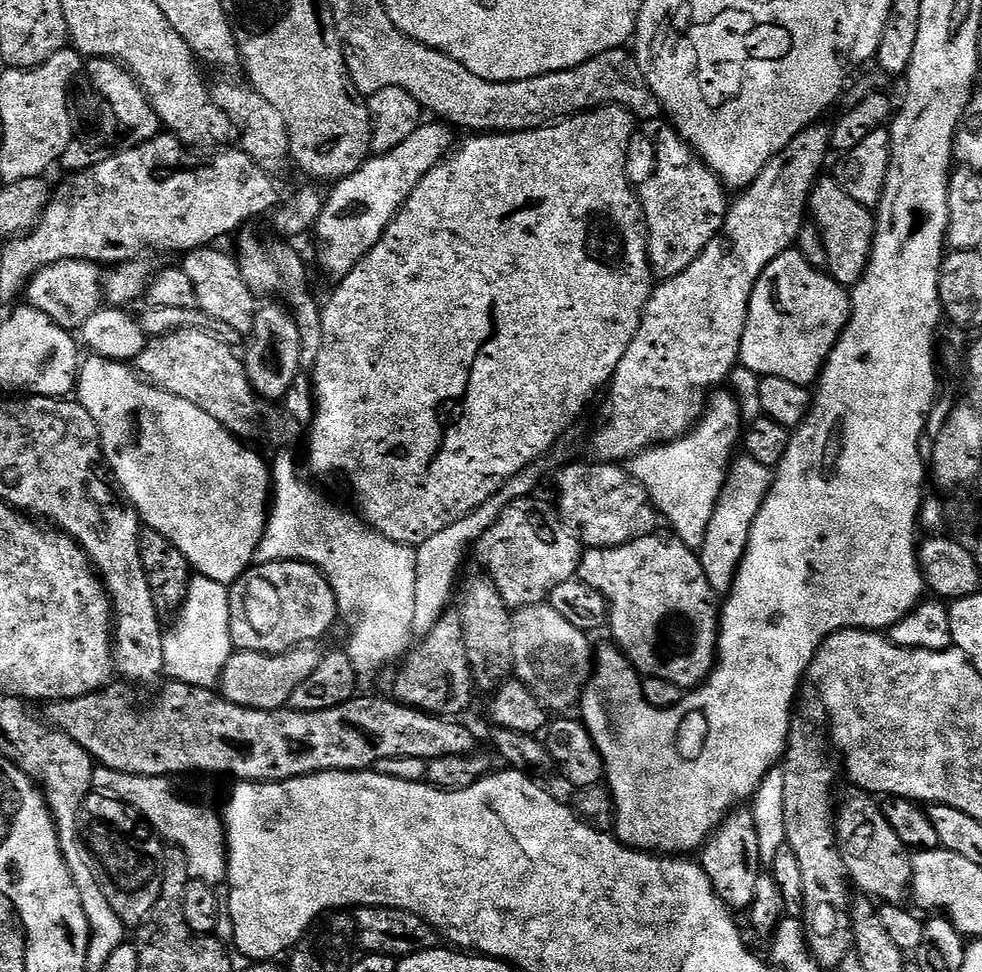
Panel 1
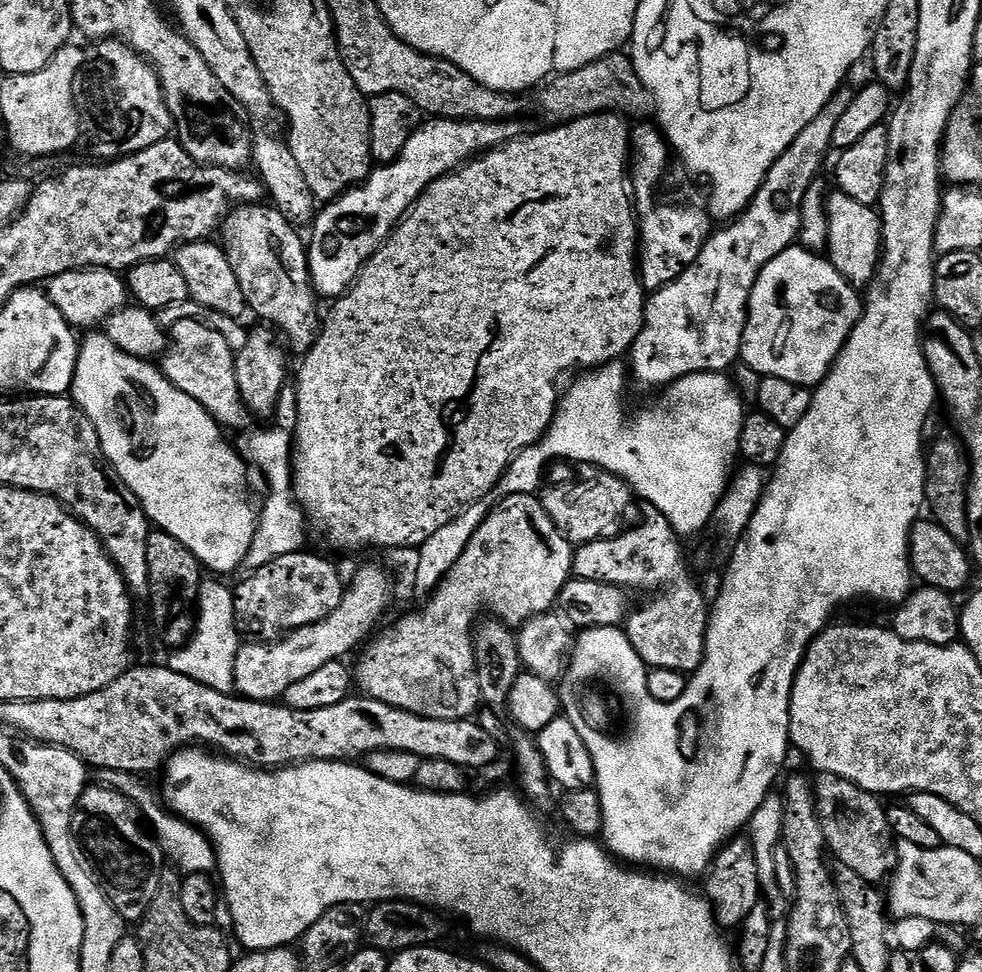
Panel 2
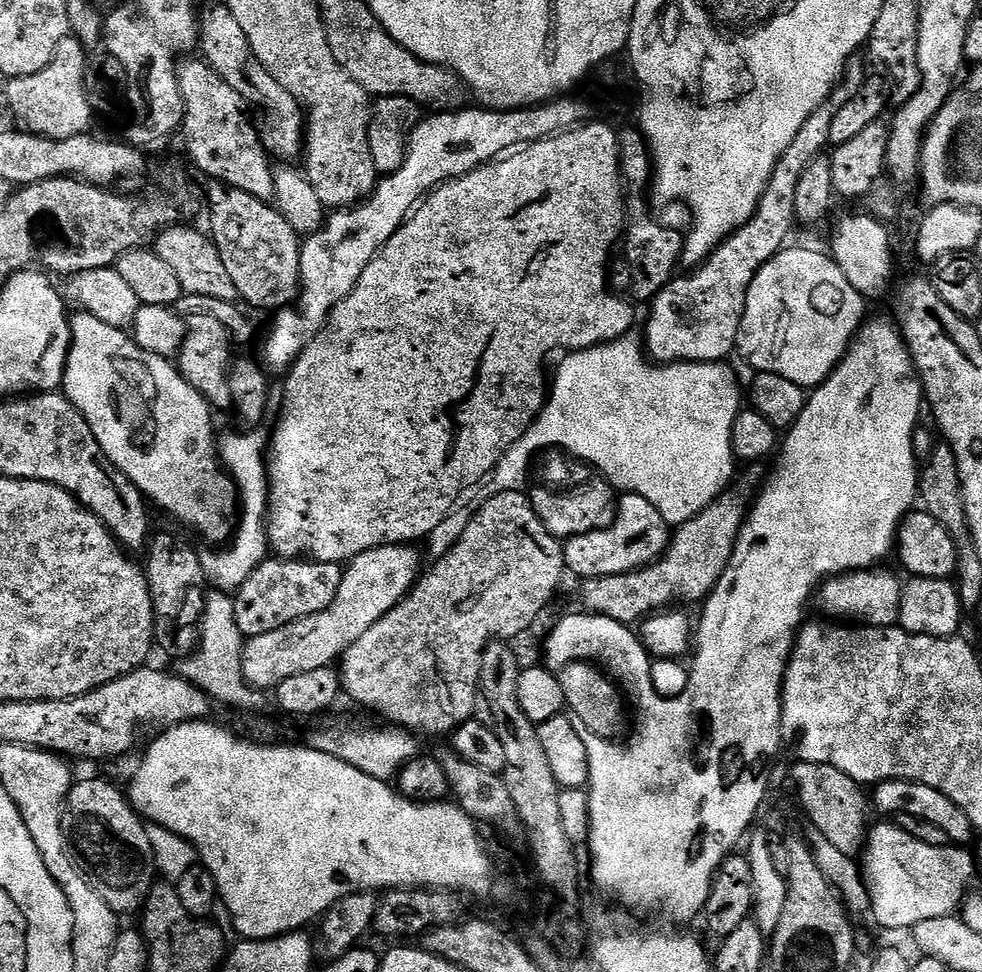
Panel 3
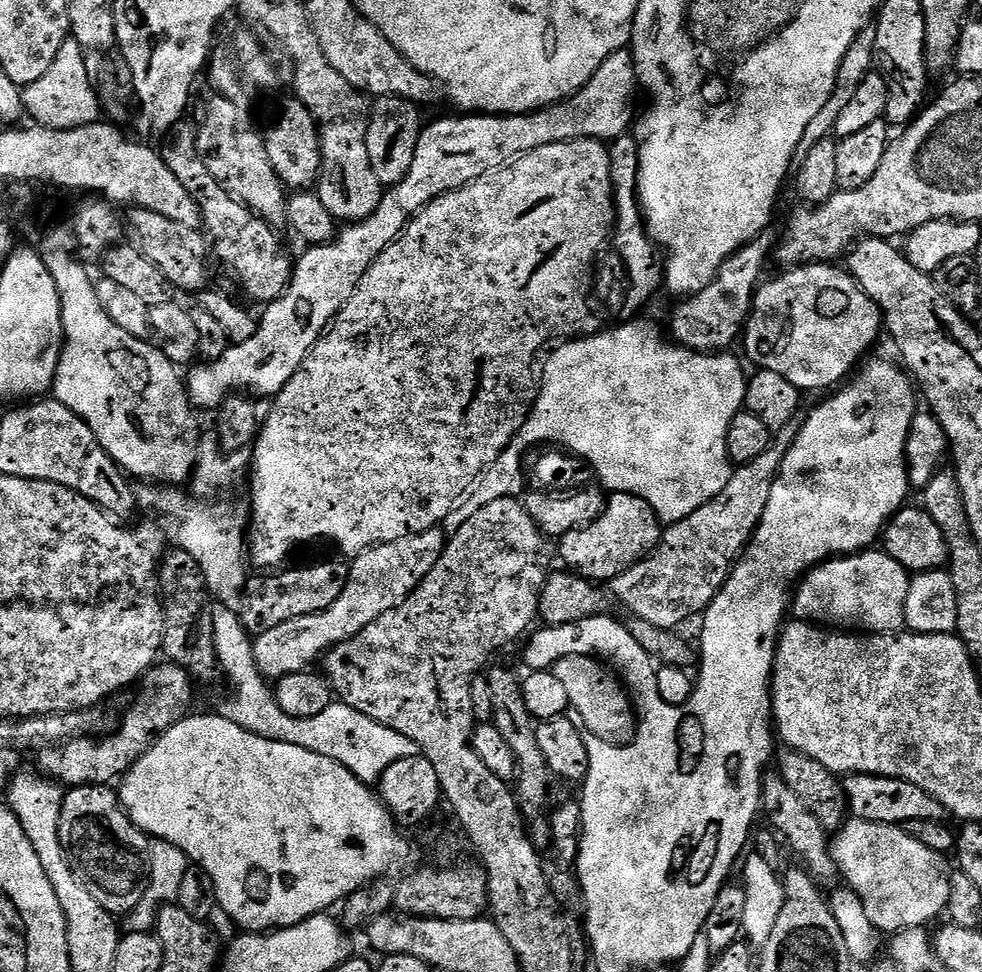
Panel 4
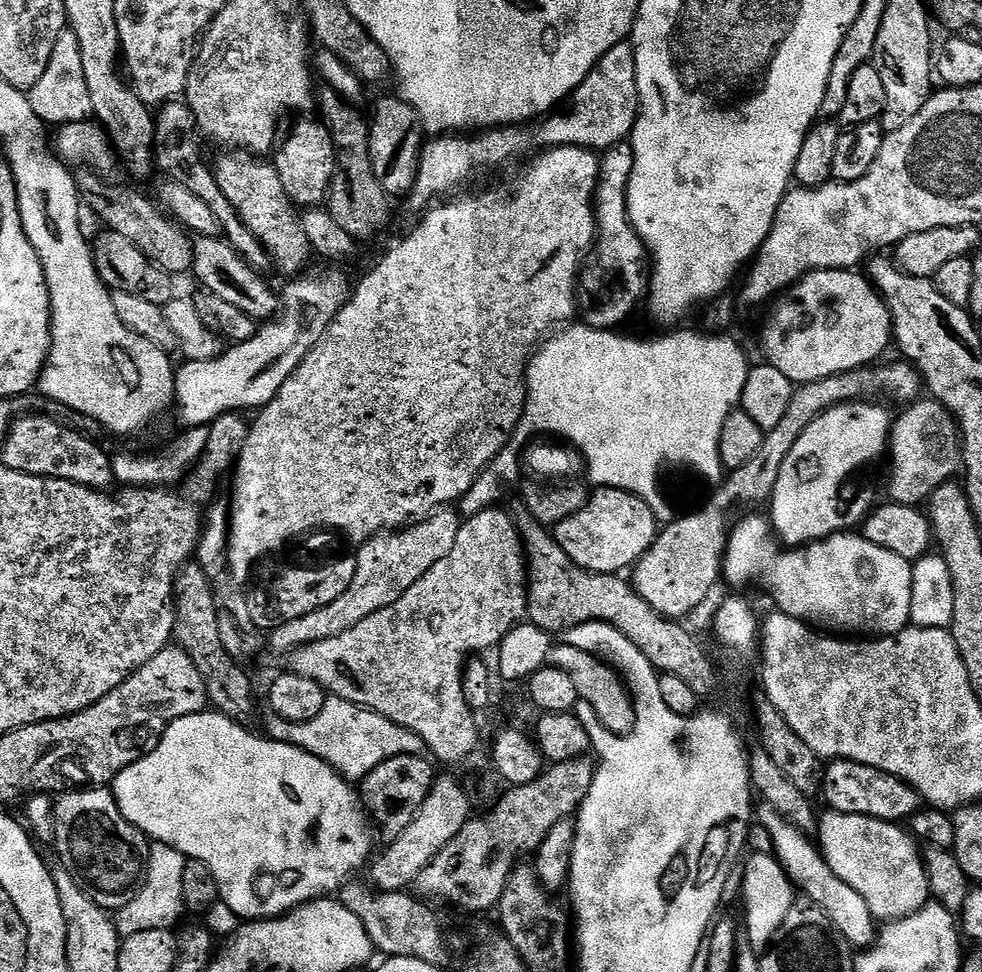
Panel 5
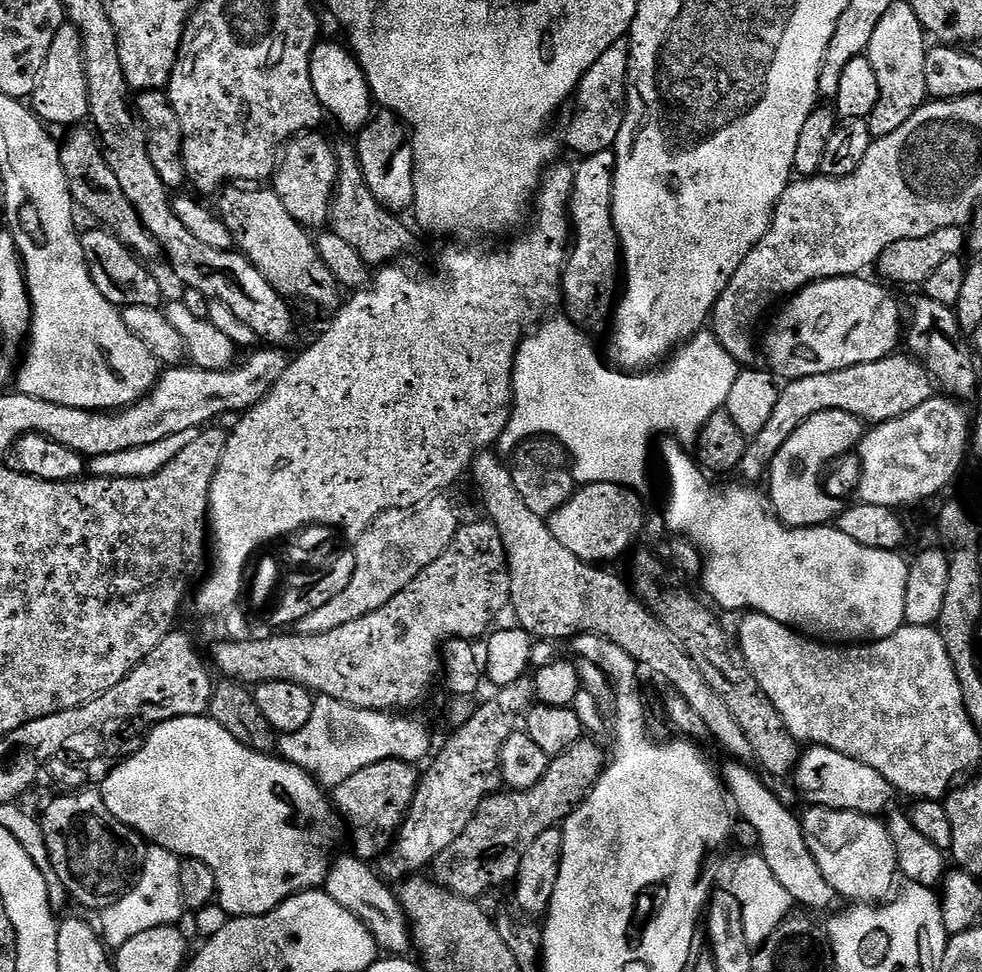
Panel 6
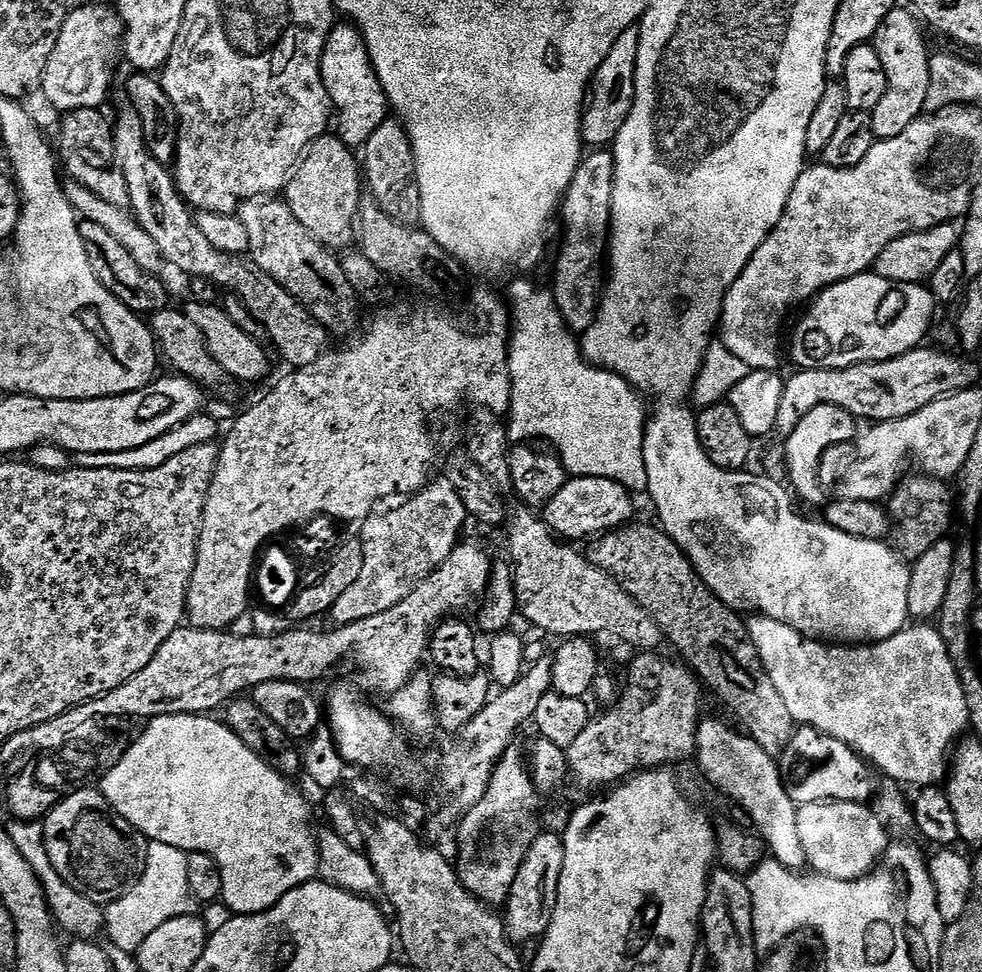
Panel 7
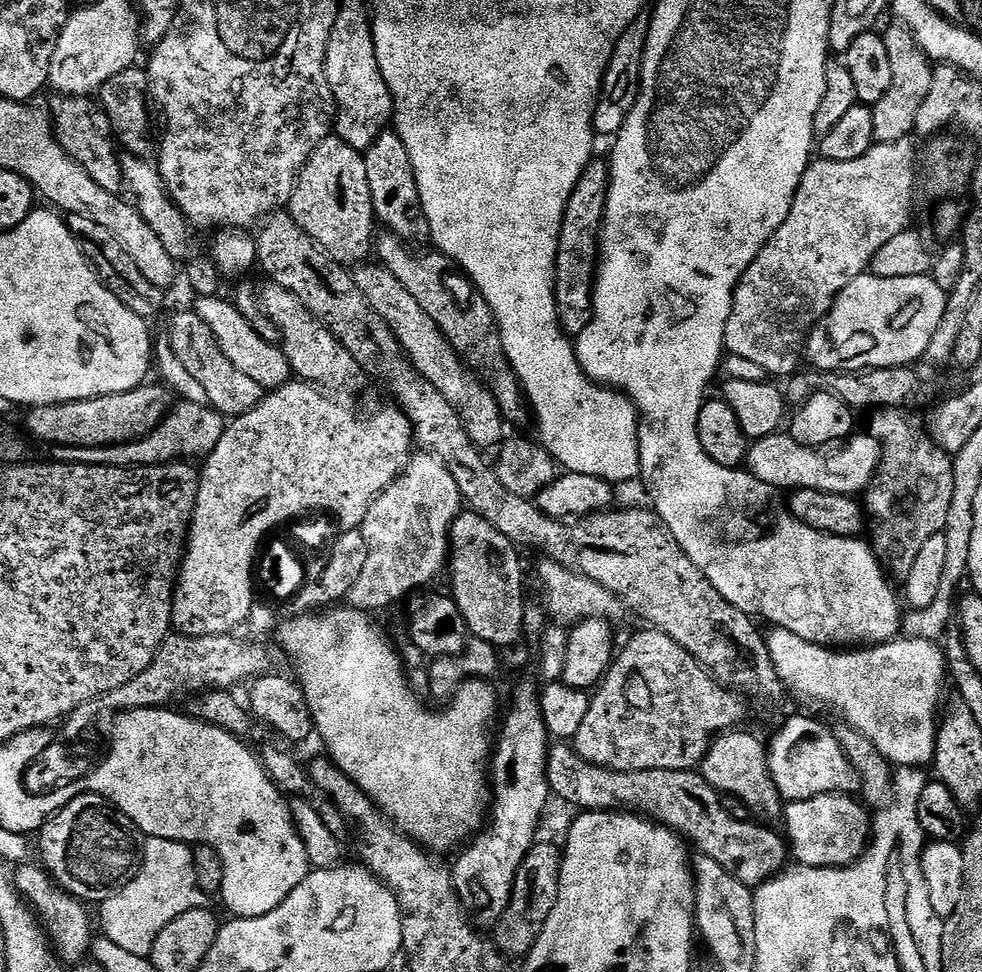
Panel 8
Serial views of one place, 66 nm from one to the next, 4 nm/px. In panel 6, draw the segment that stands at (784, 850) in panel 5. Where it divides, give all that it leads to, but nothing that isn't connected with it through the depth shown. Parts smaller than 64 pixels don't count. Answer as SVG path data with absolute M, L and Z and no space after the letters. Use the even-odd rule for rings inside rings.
M736 760L730 762L732 763L722 770L722 779L732 795L732 800L736 804L737 813L741 816L741 819L743 821L746 819L759 833L758 838L763 848L760 850L760 854L764 857L767 865L770 866L770 870L774 871L774 876L786 888L795 903L799 905L802 903L810 908L818 908L820 910L832 907L836 900L838 901L837 890L822 874L821 868L817 864L817 858L809 848L803 821L798 816L795 816L752 769L742 765L745 763Z

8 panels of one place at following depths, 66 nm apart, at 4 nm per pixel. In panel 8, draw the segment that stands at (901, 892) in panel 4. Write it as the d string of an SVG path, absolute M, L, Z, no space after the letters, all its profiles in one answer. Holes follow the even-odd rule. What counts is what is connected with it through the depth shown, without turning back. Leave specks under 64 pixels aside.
M848 794L815 796L805 800L794 800L783 805L782 823L788 835L788 844L796 855L795 863L805 868L845 868L863 854L870 843L870 812L859 799Z

